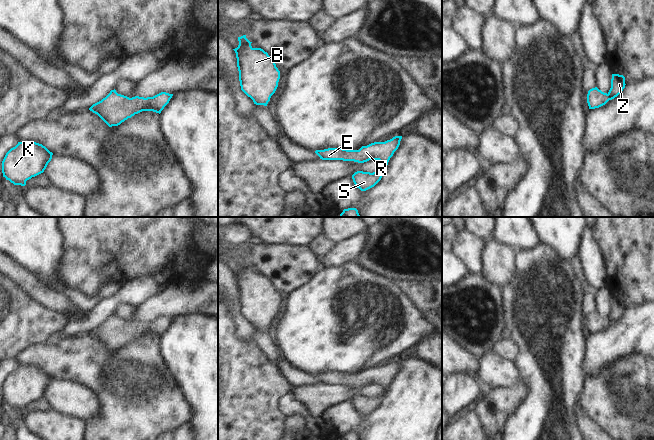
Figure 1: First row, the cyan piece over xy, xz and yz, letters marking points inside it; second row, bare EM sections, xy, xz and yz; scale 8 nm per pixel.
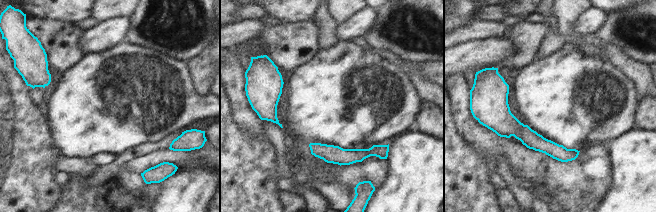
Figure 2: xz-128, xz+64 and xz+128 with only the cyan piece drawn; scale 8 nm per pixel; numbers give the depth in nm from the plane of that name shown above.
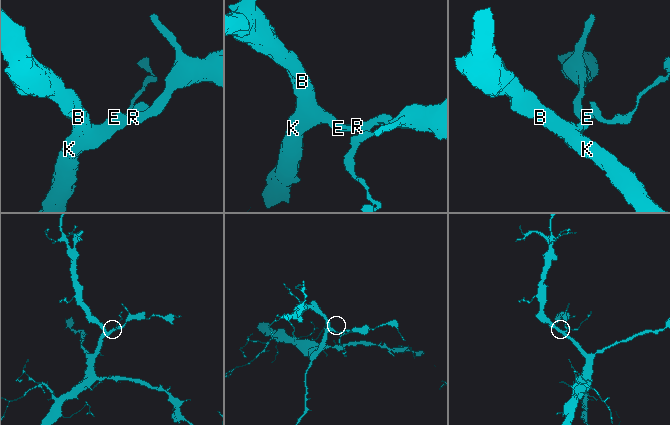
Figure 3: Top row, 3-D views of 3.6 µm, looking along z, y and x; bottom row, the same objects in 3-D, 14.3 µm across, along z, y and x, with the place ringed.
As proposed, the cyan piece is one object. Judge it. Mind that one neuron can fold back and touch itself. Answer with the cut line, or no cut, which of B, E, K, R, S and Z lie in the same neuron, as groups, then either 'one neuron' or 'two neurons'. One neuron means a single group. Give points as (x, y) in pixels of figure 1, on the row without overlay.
cut none; groups B E K R S Z; one neuron

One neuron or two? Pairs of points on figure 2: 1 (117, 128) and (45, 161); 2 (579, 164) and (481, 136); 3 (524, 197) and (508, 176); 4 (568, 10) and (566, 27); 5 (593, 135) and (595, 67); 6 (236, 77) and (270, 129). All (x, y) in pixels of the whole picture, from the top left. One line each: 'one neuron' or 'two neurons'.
1: two neurons
2: one neuron
3: one neuron
4: one neuron
5: one neuron
6: two neurons

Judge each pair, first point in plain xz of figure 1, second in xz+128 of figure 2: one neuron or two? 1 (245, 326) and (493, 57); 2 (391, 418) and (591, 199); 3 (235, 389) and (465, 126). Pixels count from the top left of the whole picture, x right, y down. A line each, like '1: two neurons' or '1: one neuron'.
1: two neurons
2: two neurons
3: two neurons

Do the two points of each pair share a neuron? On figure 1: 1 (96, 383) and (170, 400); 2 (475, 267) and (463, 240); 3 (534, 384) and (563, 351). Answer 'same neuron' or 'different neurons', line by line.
1: same neuron
2: same neuron
3: same neuron

